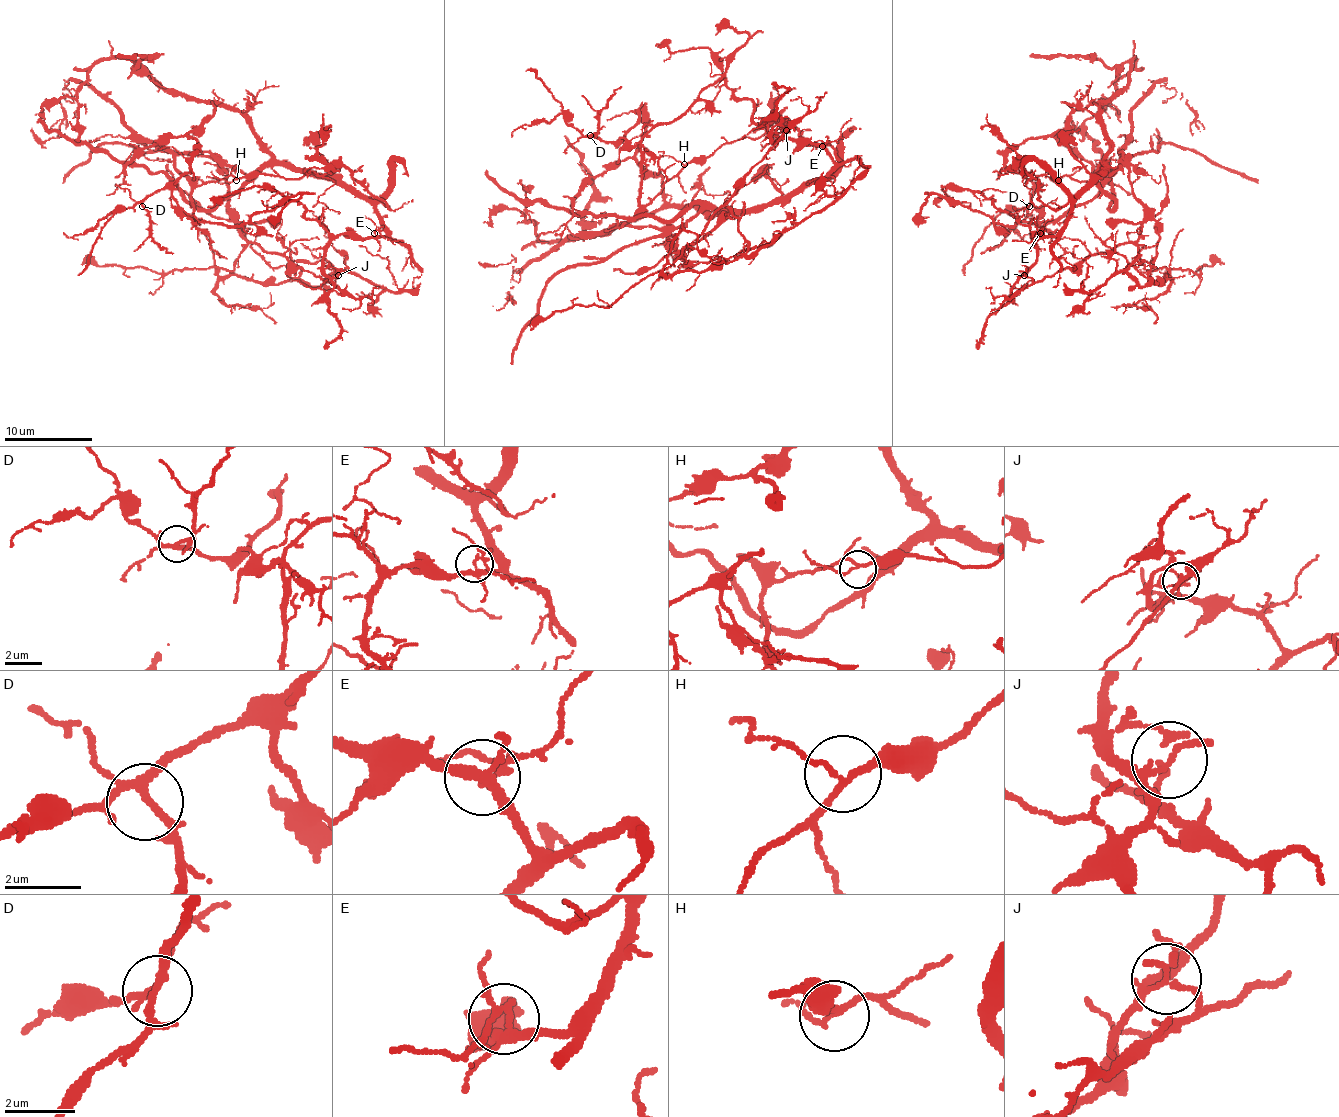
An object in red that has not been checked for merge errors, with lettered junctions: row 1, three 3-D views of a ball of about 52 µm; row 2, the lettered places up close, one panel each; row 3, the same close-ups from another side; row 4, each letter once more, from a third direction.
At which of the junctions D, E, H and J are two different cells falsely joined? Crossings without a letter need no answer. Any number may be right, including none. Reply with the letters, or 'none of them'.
J

